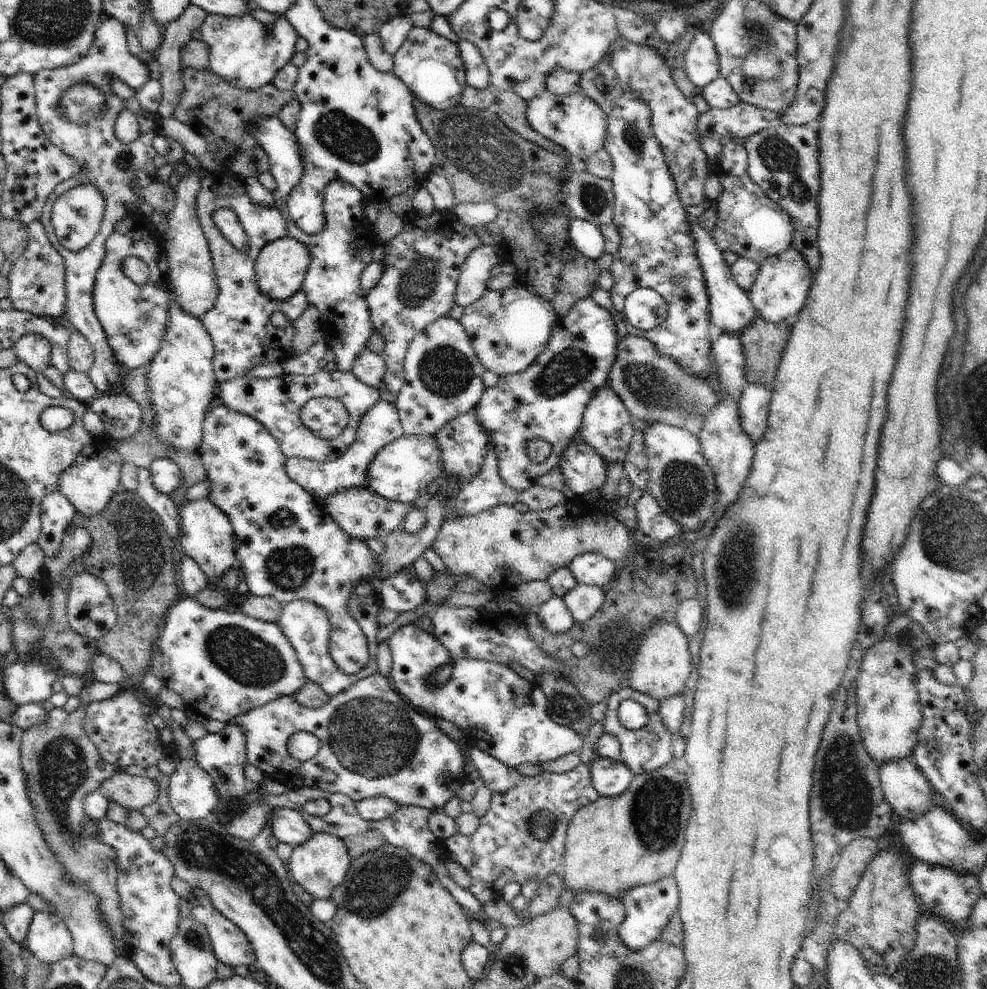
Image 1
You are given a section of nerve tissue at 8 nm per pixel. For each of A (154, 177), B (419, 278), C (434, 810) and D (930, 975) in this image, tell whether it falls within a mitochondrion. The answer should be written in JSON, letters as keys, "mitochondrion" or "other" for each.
{"A":"other","B":"mitochondrion","C":"other","D":"mitochondrion"}

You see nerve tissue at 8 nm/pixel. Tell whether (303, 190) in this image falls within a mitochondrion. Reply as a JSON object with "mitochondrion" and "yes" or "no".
{"mitochondrion":"no"}

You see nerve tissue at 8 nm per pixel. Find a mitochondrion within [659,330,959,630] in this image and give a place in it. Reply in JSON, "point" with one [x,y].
{"point":[736,566]}

